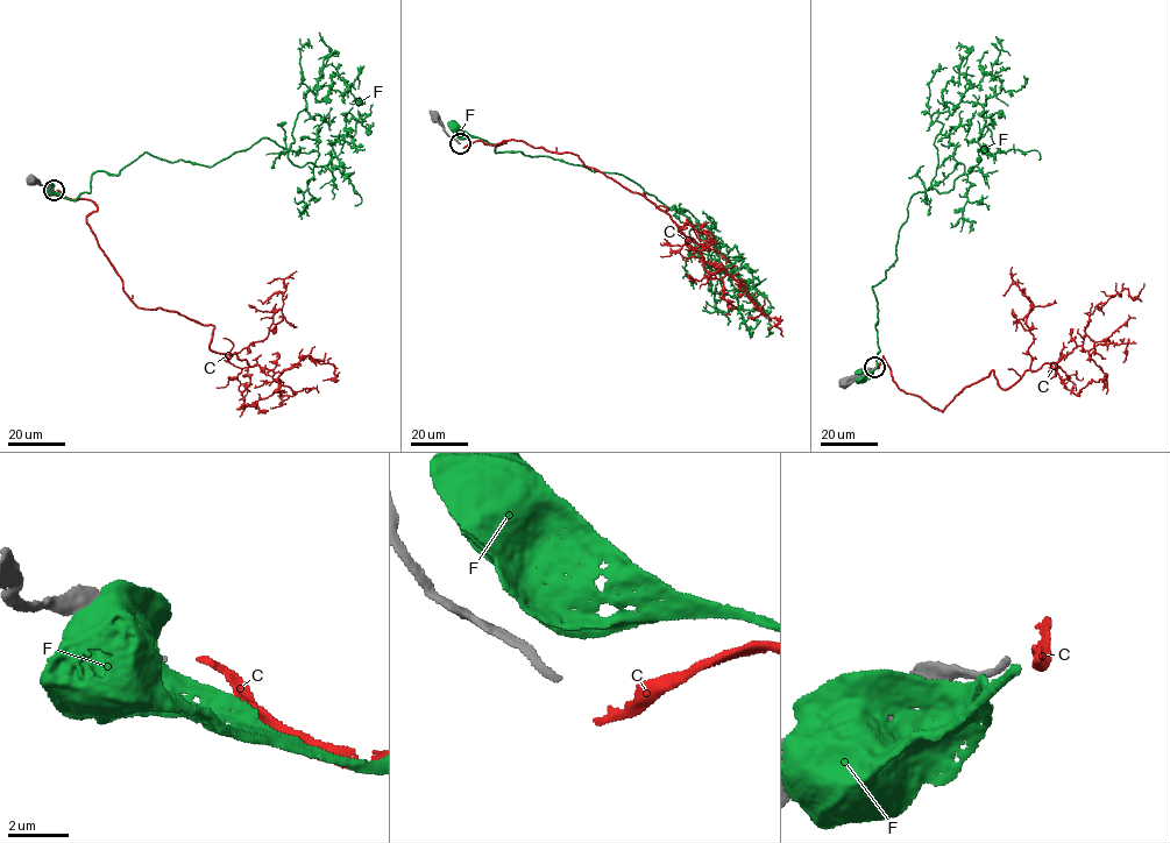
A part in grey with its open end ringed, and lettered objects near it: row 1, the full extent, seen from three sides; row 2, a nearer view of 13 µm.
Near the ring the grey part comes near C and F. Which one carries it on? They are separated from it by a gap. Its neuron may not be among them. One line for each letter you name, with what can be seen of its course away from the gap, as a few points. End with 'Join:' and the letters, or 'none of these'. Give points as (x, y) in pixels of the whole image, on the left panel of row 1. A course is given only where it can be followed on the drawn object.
Join: none of these

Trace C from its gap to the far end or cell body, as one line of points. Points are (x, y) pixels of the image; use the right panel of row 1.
C: (878, 365), (943, 411), (991, 370), (1002, 389), (1058, 361), (1099, 304), (1143, 283)

